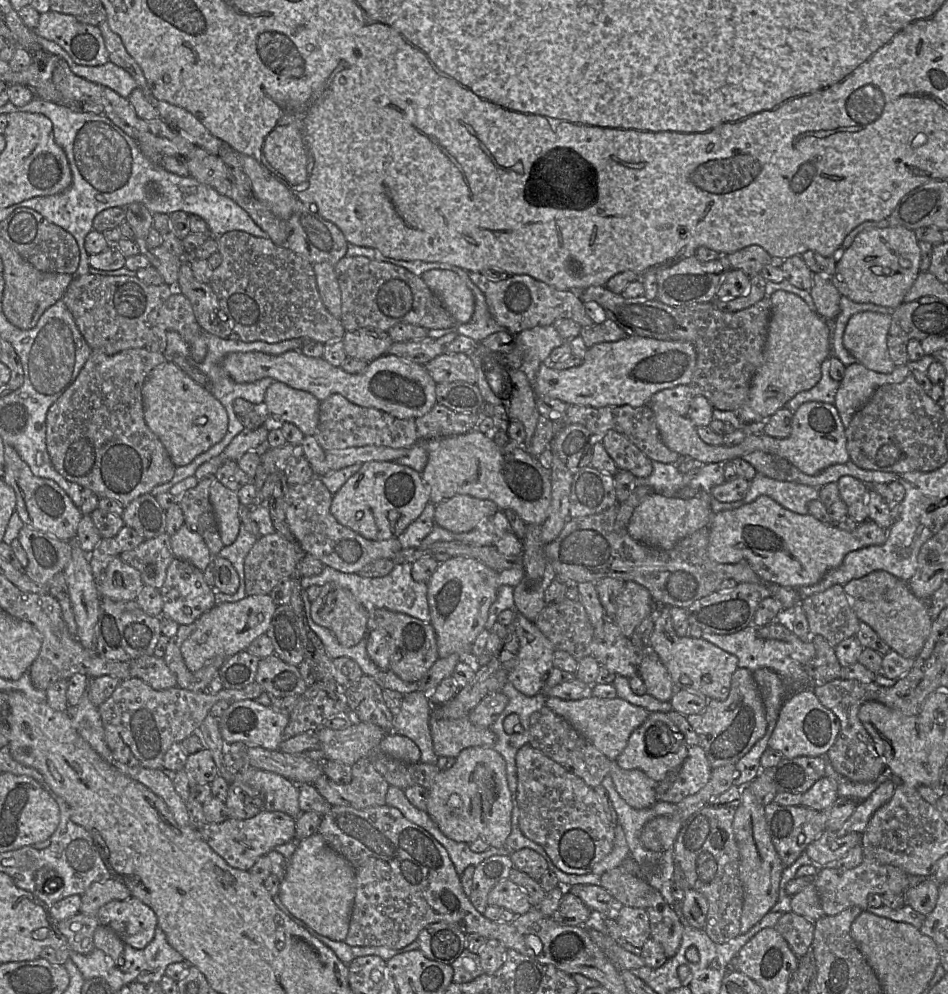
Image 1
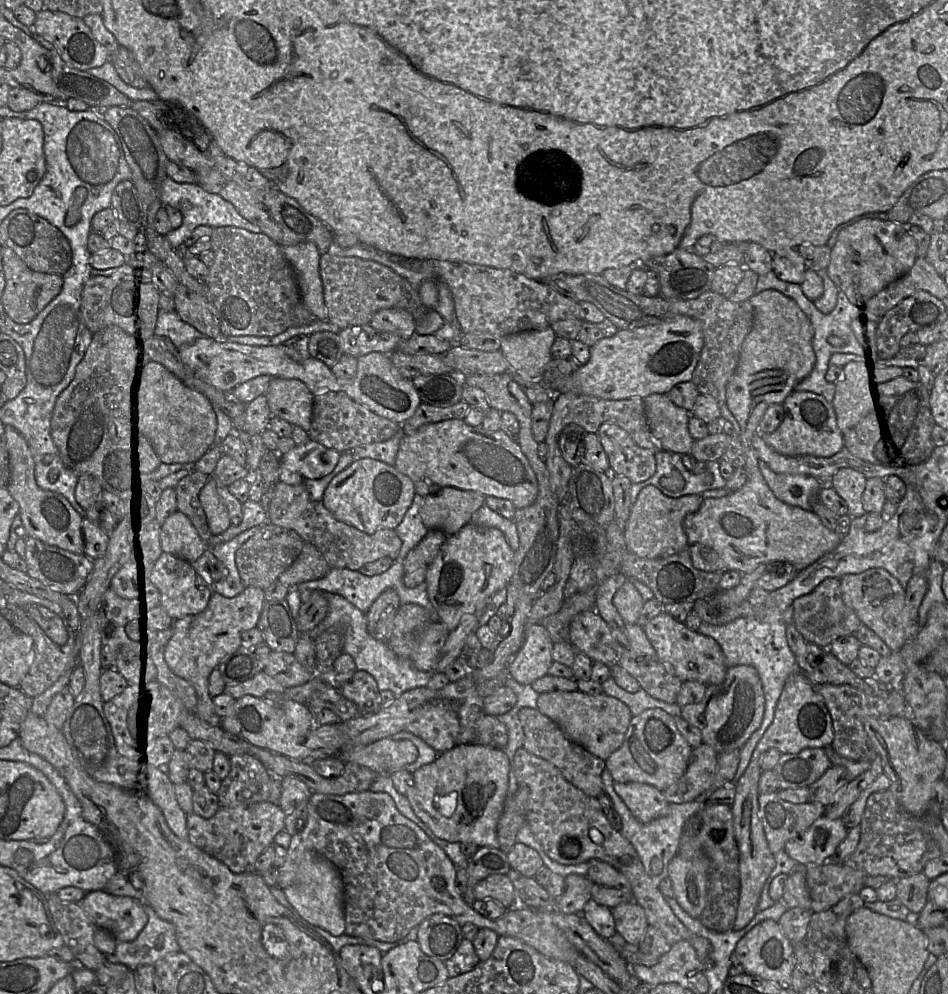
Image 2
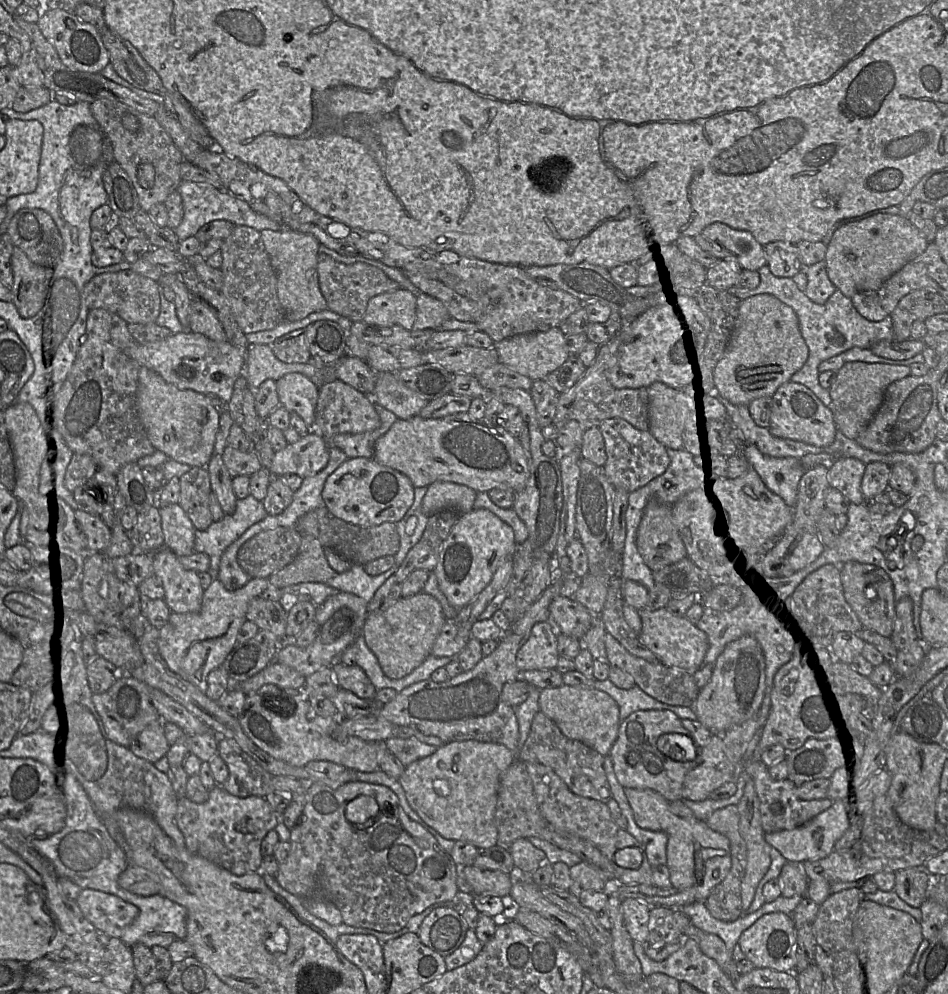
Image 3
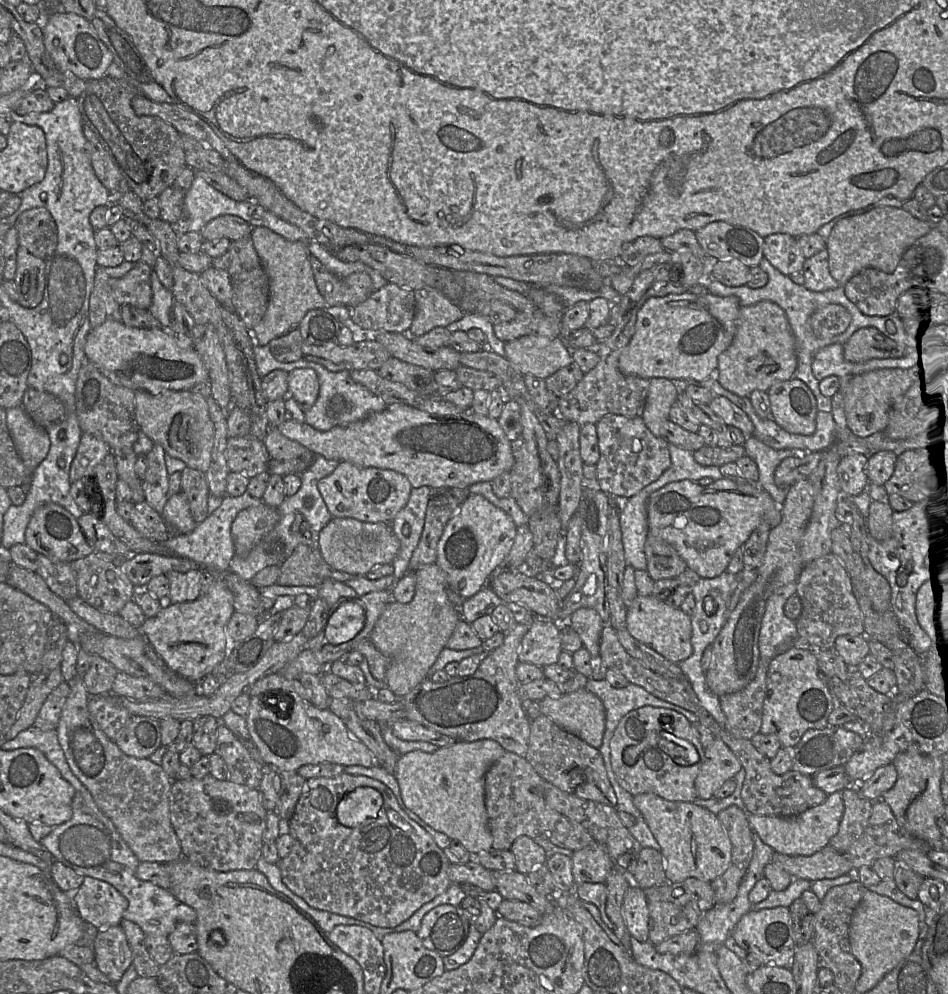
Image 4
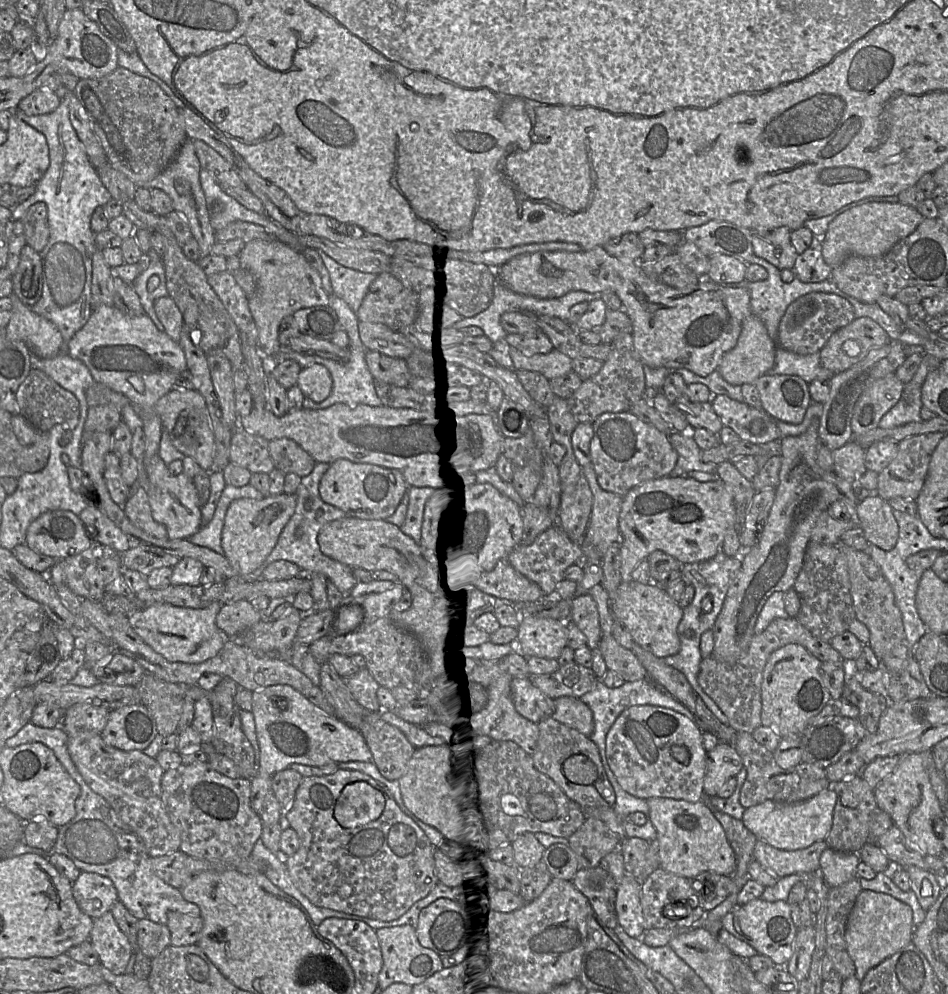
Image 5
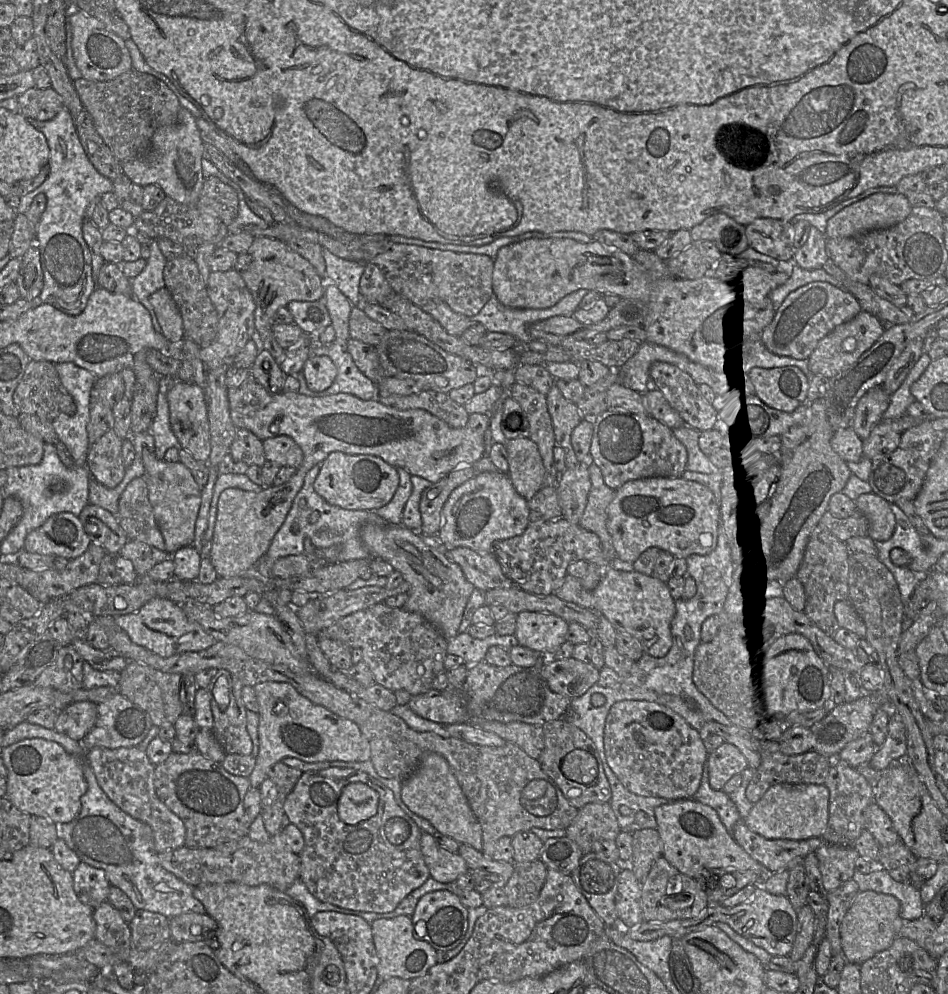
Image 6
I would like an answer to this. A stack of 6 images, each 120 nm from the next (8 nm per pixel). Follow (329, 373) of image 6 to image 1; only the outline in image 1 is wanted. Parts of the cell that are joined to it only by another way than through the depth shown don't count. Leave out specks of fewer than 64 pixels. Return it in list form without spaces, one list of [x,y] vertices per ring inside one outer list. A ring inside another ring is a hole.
[[[275,380],[265,392],[262,410],[273,425],[289,422],[309,436],[317,430],[319,405],[311,393]]]

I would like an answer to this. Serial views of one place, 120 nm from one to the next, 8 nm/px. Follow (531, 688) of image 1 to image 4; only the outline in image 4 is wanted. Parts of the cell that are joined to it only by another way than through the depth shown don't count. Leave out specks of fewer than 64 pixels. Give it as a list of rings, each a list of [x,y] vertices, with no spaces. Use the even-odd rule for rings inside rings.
[[[534,617],[519,649],[520,662],[539,667],[557,664],[562,650],[561,622]]]

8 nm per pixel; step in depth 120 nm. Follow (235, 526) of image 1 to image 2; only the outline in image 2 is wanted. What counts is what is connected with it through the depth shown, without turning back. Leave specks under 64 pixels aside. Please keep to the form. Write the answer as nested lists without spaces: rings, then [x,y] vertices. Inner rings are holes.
[[[211,477],[200,493],[200,501],[206,511],[208,523],[214,536],[223,533],[232,525],[217,488],[216,480]]]

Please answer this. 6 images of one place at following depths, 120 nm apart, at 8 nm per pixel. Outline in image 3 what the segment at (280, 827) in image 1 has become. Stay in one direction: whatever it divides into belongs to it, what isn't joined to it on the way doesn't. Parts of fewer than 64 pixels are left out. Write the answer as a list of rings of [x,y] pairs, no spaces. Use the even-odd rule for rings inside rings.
[[[221,785],[209,790],[208,800],[204,803],[195,803],[187,797],[179,798],[177,803],[176,823],[184,835],[185,848],[237,876],[259,871],[263,859],[261,843],[267,833],[275,829],[279,822],[280,814],[274,811],[264,797],[240,798],[227,792]]]

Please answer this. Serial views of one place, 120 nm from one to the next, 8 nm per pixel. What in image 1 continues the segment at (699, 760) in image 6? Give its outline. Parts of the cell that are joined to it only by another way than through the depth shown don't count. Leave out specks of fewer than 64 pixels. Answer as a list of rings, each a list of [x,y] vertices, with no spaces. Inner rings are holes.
[[[651,712],[645,722],[630,735],[626,748],[615,761],[623,769],[639,769],[656,782],[661,782],[670,773],[675,773],[680,768],[687,757],[688,748],[683,734],[670,720],[667,713]]]

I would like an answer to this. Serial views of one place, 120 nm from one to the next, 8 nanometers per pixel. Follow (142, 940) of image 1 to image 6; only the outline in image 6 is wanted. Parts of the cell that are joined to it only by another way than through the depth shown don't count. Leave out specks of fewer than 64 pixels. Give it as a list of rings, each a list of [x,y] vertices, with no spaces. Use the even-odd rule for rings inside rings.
[[[80,861],[72,877],[74,892],[82,903],[95,909],[107,901],[110,883],[103,870]]]

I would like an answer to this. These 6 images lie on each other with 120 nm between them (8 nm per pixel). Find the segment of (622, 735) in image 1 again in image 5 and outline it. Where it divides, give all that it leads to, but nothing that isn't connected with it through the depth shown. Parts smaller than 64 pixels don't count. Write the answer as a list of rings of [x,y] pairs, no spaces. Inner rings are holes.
[[[560,697],[554,700],[552,717],[568,727],[590,737],[594,731],[593,713],[588,705],[575,697]]]

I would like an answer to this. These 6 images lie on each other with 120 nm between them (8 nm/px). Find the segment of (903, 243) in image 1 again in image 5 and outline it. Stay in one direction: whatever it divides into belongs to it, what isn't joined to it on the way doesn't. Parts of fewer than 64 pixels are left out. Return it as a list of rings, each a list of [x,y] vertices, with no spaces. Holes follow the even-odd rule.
[[[870,201],[856,205],[836,216],[823,236],[822,256],[832,269],[847,257],[879,257],[885,255],[901,239],[910,235],[922,222],[916,208],[899,202]]]

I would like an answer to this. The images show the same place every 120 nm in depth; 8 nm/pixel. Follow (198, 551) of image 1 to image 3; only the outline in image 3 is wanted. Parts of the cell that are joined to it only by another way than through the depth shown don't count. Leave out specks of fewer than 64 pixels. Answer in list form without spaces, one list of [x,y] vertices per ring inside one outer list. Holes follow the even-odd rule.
[[[179,504],[158,507],[162,519],[164,547],[176,556],[189,556],[194,551],[196,529]]]

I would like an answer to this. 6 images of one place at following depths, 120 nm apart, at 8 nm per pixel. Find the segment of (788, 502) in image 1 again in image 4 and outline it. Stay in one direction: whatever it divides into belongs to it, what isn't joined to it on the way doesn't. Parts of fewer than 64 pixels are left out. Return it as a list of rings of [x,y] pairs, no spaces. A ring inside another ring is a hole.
[[[750,436],[744,443],[745,456],[751,458],[758,468],[759,484],[766,490],[777,504],[780,506],[784,503],[787,489],[779,488],[774,481],[774,472],[777,466],[787,457],[793,457],[798,451],[783,449],[773,449],[754,436]]]

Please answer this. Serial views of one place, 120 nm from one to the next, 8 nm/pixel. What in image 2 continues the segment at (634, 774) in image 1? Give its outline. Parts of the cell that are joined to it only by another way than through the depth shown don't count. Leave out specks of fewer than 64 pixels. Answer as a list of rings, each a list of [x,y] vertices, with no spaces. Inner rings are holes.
[[[614,781],[614,789],[641,823],[650,823],[668,813],[669,802],[663,793],[649,784]]]

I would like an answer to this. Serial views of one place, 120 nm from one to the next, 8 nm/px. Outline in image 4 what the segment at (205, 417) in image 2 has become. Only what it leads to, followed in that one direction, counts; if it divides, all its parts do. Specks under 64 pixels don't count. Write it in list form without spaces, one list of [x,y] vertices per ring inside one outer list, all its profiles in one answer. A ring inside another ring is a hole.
[[[144,390],[135,391],[135,417],[140,430],[154,444],[163,447],[166,454],[182,460],[186,466],[205,473],[210,465],[214,439],[214,423],[210,418],[206,399],[191,391],[164,391],[152,395]]]

